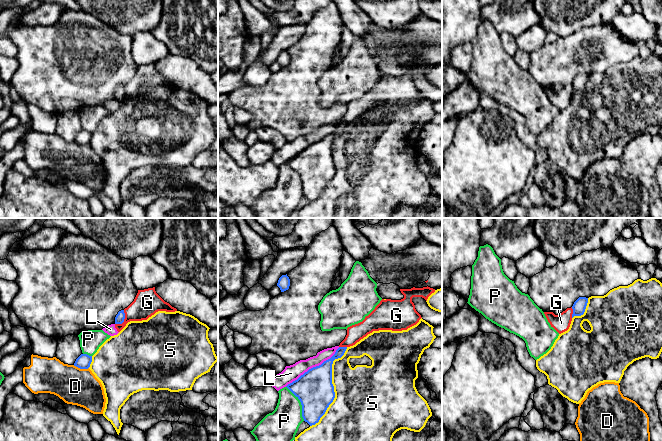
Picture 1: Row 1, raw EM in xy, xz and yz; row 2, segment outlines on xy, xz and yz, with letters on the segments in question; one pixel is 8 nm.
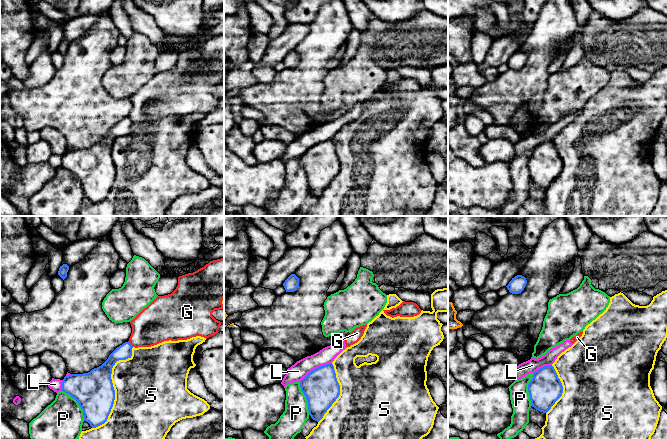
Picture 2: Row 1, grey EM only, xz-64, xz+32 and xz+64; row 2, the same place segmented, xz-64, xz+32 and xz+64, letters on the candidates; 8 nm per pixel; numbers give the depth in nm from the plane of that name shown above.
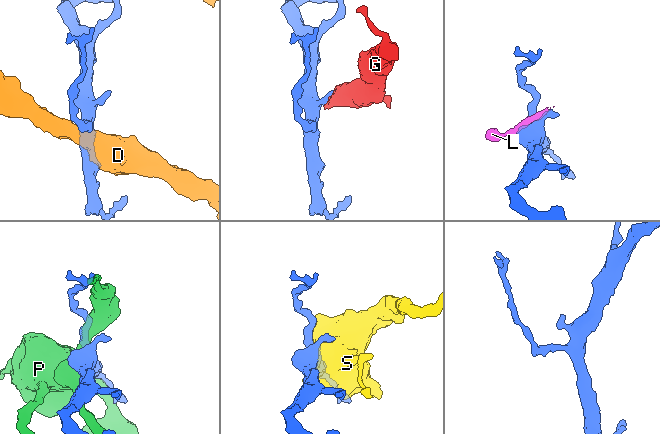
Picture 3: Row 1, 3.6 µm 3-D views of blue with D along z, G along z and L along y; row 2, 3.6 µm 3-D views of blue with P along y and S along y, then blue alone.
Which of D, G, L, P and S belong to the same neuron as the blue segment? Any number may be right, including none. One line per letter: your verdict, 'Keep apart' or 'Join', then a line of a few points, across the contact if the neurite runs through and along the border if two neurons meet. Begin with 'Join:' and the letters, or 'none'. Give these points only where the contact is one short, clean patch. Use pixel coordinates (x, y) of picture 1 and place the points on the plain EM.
Join: none
D: Keep apart
G: Keep apart. Line: xy (124, 86), (124, 96), (121, 99), (115, 100)
L: Keep apart
P: Keep apart
S: Keep apart

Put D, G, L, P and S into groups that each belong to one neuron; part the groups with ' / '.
D / G L / P / S

